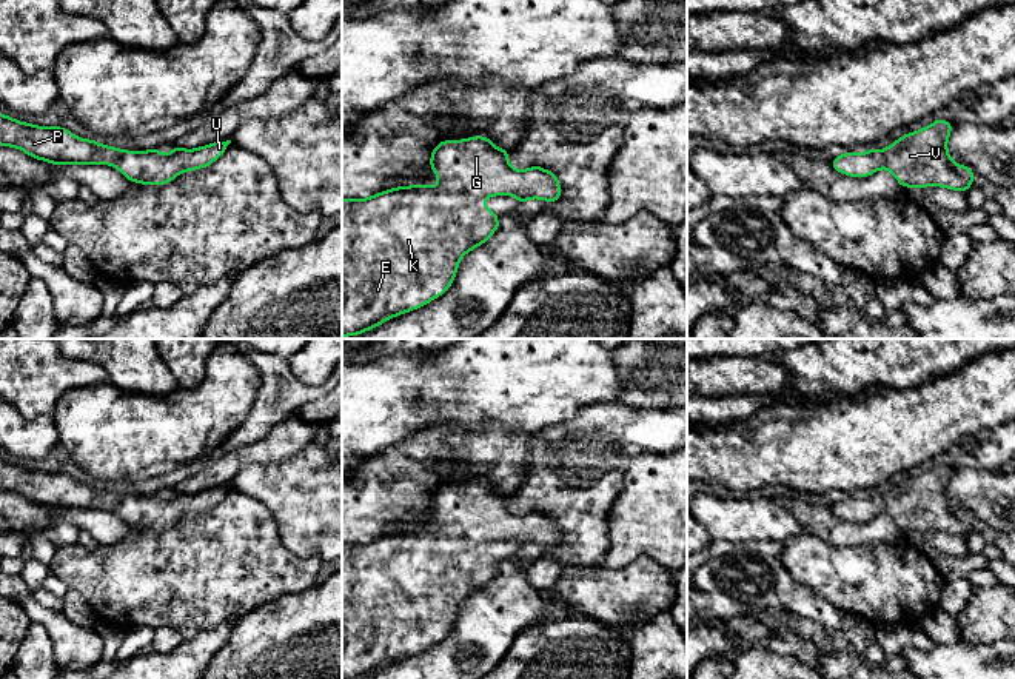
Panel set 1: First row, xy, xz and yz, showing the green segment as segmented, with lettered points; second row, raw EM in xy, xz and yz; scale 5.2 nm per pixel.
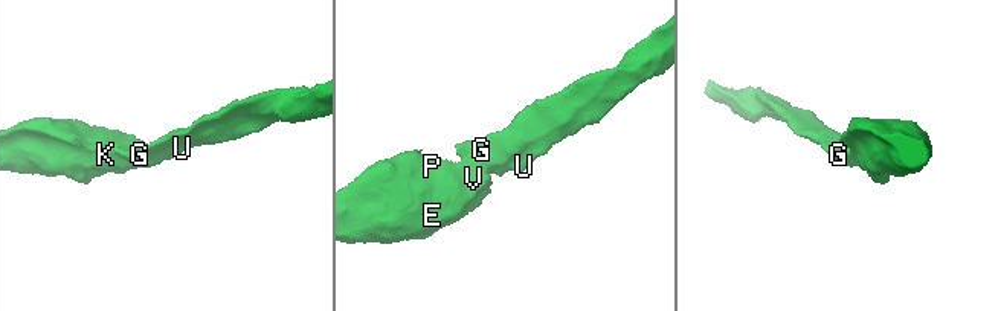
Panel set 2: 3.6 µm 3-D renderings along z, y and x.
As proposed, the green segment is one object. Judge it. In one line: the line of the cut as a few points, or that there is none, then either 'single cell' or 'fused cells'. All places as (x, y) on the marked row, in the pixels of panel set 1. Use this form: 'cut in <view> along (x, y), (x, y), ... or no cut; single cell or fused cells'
no cut; single cell

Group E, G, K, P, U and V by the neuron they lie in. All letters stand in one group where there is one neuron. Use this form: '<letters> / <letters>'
E G K P U V

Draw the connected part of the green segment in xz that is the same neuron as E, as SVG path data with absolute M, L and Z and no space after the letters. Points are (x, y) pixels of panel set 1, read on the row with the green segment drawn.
M484 135L441 142L431 152L430 168L437 176L437 186L399 186L368 199L342 199L342 337L365 333L444 294L453 283L459 260L497 231L499 217L485 206L485 197L514 196L522 203L530 199L556 202L562 194L554 172L541 166L514 169L508 149L496 148Z

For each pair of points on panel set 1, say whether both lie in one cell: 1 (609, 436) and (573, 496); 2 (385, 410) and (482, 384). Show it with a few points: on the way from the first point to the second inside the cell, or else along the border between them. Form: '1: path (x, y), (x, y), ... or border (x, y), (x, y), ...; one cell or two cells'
1: path (593, 451), (576, 468), (575, 481); one cell
2: path (408, 393), (416, 385), (458, 385); one cell

